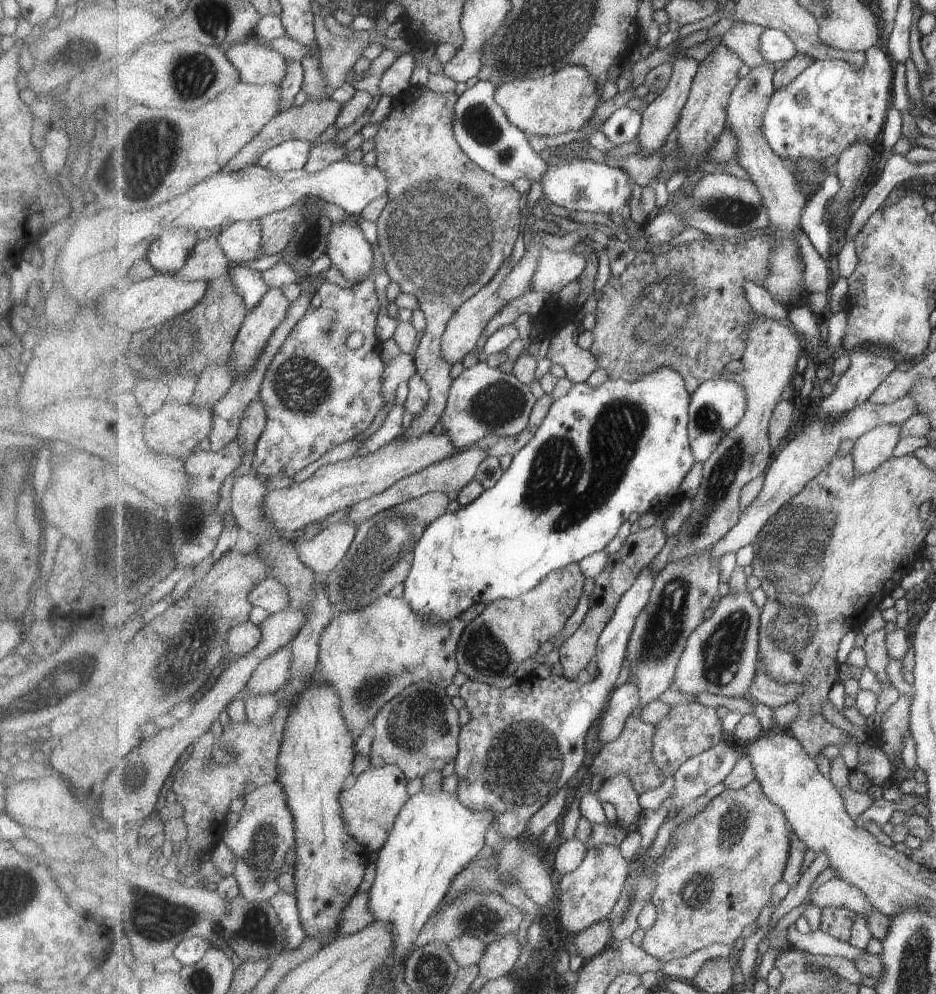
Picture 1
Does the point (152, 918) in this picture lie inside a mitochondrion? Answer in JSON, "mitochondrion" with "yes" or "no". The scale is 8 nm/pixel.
{"mitochondrion":"yes"}

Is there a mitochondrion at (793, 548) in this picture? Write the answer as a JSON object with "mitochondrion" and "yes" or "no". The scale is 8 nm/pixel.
{"mitochondrion":"yes"}

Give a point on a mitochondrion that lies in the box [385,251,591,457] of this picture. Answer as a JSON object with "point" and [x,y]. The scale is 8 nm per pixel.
{"point":[498,405]}

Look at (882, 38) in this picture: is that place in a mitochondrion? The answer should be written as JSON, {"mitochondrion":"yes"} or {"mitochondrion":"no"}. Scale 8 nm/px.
{"mitochondrion":"no"}

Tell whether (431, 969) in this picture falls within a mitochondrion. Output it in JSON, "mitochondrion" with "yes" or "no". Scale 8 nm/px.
{"mitochondrion":"yes"}

